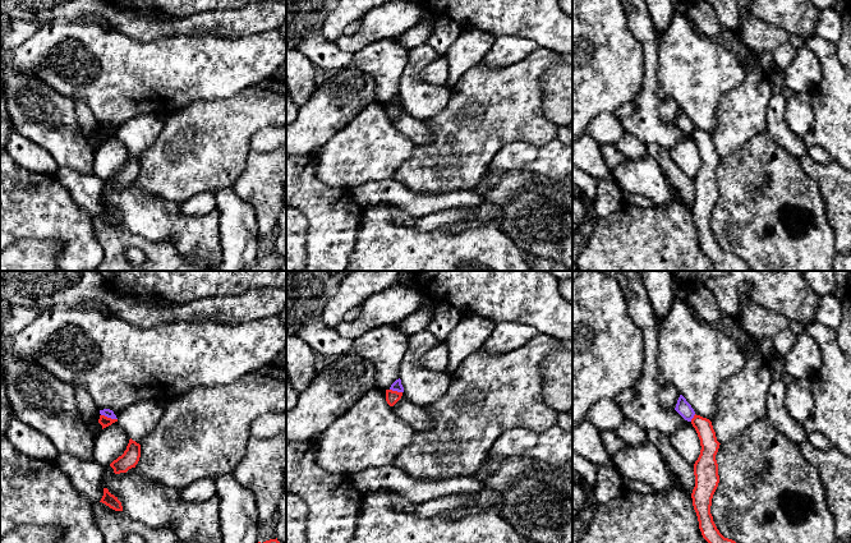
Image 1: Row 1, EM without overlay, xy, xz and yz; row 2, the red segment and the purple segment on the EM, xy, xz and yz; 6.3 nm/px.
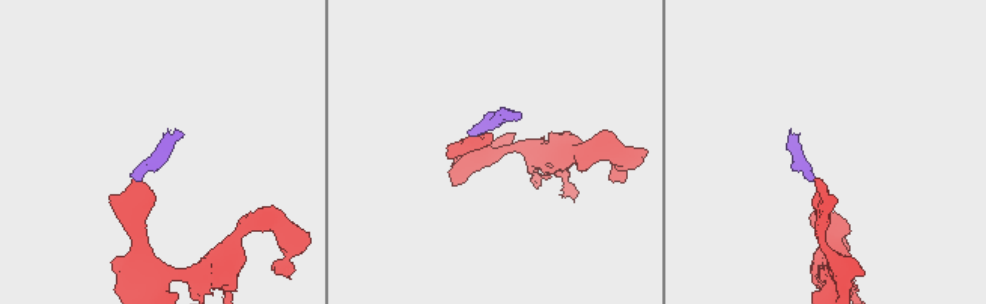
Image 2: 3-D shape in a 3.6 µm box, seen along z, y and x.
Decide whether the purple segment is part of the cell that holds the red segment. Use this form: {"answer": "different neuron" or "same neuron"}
{"answer": "different neuron"}

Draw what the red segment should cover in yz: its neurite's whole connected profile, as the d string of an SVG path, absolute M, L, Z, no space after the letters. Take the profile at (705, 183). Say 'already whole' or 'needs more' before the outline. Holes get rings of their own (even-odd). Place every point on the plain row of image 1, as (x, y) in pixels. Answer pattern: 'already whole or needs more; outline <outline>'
already whole; outline M694 129L691 138L700 153L700 169L694 178L695 201L691 207L703 252L716 271L751 271L749 264L732 253L724 252L717 243L710 227L712 212L719 197L716 169L719 162L712 135Z

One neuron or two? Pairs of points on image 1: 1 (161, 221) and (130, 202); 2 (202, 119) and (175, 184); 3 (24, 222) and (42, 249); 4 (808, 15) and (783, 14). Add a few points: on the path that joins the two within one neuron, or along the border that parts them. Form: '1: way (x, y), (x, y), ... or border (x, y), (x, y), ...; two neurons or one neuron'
1: way (153, 217), (138, 210); one neuron
2: way (202, 136), (202, 146), (180, 168); one neuron
3: border (13, 242), (46, 239), (56, 240), (63, 247); two neurons
4: way (801, 15), (790, 14); one neuron

